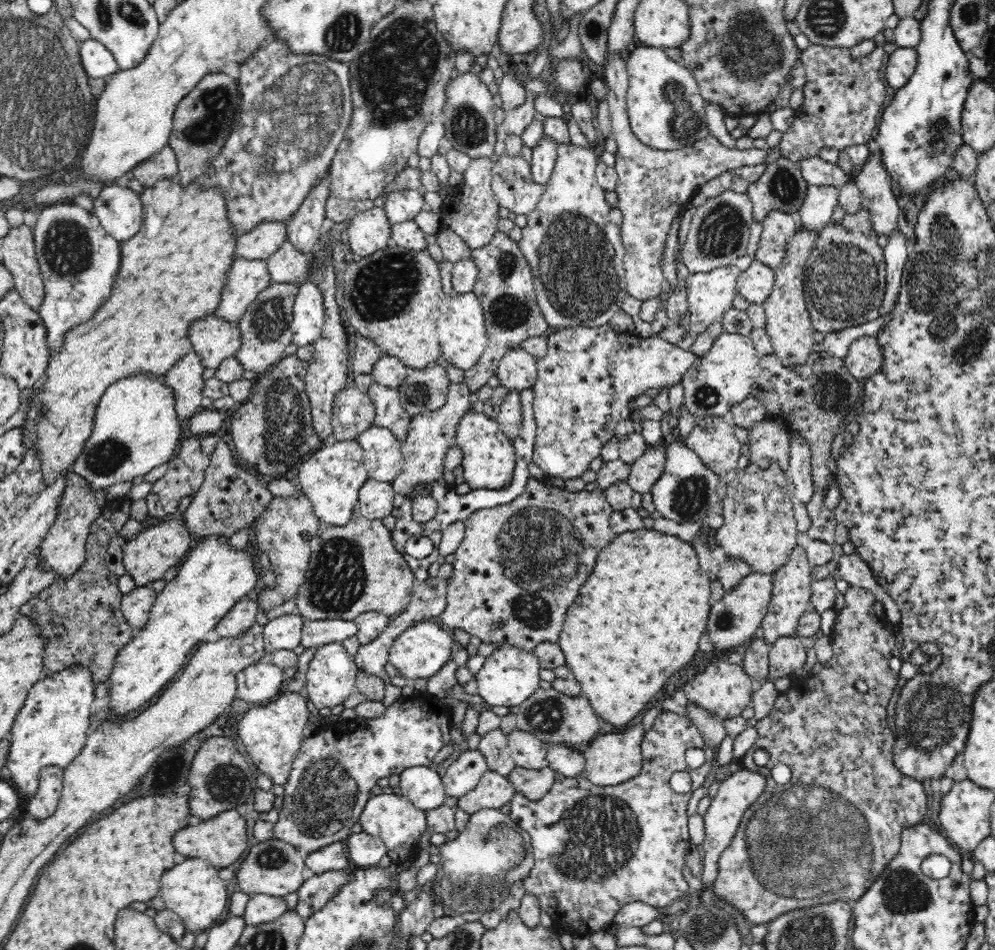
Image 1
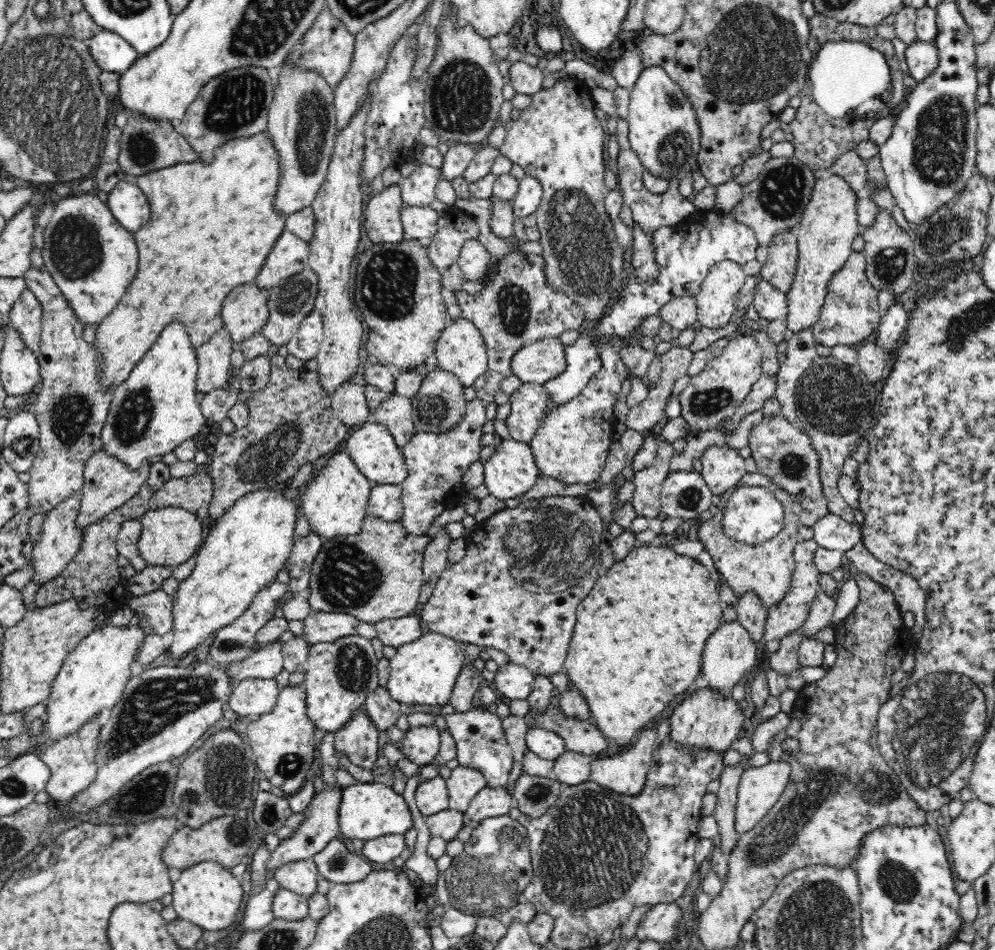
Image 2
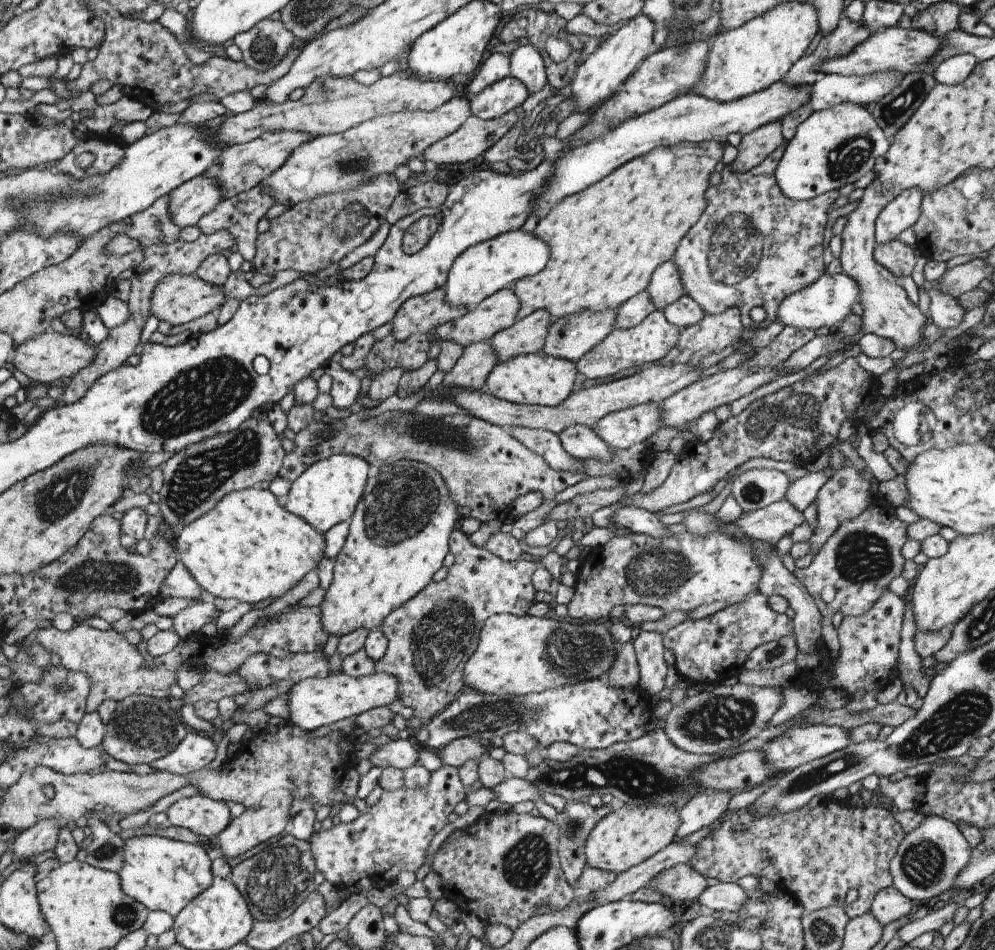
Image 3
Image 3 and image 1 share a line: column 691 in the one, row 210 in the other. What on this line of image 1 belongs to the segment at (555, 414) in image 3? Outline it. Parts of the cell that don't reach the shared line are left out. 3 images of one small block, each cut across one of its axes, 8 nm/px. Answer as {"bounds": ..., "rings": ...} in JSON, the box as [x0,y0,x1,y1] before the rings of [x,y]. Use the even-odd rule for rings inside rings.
{"bounds":[347,207,391,257],"rings":[[[374,207],[352,218],[347,234],[352,251],[362,257],[368,256],[388,247],[391,225],[386,212]]]}

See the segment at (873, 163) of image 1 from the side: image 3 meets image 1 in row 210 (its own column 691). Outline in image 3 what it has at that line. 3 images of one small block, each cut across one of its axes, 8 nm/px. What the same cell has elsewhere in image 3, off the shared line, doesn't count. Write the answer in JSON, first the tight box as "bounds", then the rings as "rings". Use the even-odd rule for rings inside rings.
{"bounds":[649,863,708,904],"rings":[[[689,863],[660,872],[649,885],[668,896],[672,903],[683,904],[697,900],[708,886],[707,879]]]}

